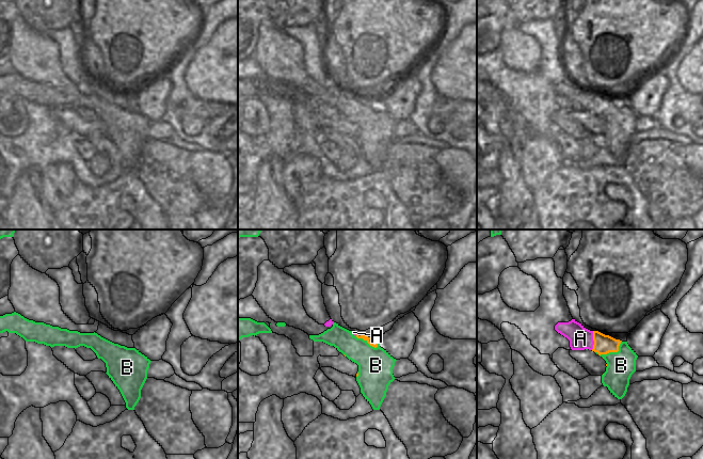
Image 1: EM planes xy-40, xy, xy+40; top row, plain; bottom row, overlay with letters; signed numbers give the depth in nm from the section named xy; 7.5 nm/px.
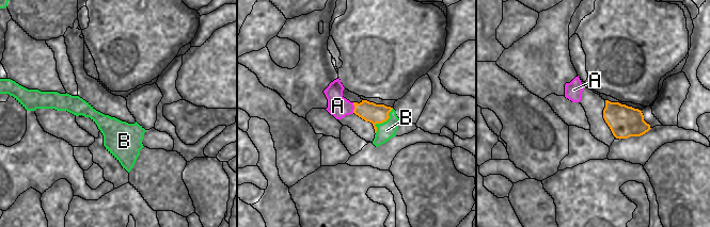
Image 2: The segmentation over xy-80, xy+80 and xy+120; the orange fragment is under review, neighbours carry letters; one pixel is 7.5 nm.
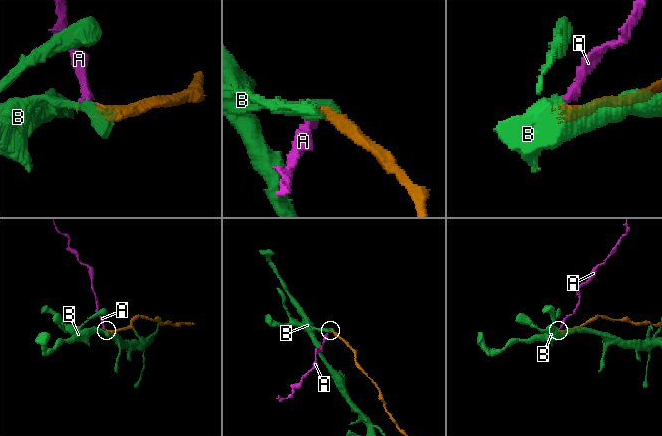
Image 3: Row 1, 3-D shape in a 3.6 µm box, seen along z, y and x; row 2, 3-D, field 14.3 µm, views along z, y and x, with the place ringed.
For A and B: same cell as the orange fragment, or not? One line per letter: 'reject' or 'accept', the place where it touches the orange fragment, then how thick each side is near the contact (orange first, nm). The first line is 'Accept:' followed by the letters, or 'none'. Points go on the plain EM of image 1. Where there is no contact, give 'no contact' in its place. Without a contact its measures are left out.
Accept: none
A: reject; contact xy+40 (593, 100); calibres 140 and 170 nm
B: reject; contact xy+40 (611, 112); calibres 140 and 220 nm

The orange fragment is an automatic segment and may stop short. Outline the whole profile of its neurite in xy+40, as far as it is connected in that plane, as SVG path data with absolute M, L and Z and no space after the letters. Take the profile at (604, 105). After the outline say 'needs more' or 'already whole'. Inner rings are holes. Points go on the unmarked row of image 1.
M593 92L592 111L570 111L570 116L575 120L591 137L602 137L606 132L607 124L602 115L618 113L622 101Z | needs more

